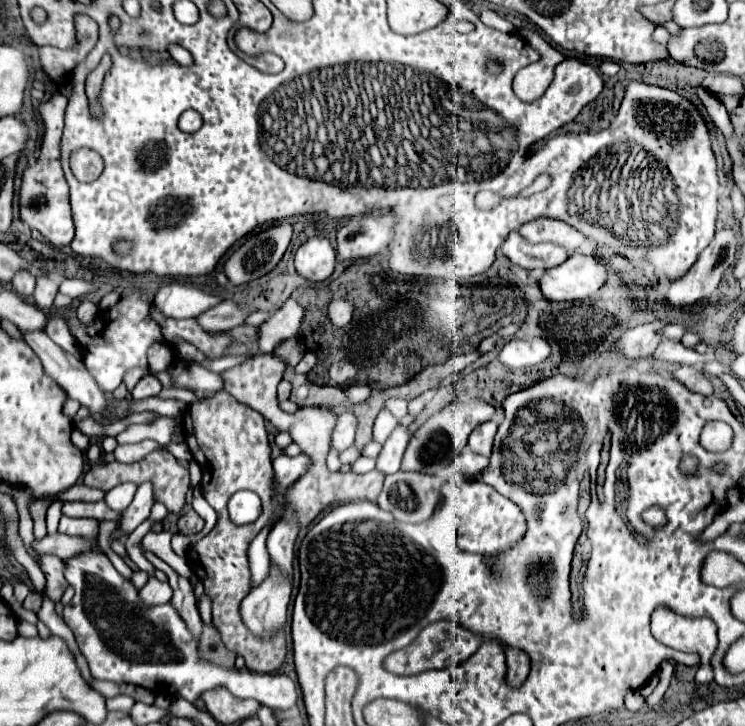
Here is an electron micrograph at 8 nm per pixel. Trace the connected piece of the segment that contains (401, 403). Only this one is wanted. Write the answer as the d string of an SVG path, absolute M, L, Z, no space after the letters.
M391 399L385 405L397 419L403 419L407 415L407 401L405 399Z

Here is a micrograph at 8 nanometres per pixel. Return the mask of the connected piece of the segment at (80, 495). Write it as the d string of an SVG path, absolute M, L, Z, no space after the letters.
M73 485L71 489L63 491L57 499L61 499L61 501L99 501L103 497L105 497L105 491L89 489L85 485Z

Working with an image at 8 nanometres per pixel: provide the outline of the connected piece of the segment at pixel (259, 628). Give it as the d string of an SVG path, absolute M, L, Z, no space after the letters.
M271 561L271 569L265 581L253 587L241 603L245 625L259 637L271 637L275 629L285 625L289 595L291 581L287 581L287 577L283 577L283 573L279 573Z

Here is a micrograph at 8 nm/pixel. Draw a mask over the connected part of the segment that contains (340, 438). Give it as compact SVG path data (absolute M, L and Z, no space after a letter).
M353 413L339 415L337 427L335 427L333 437L331 437L331 445L337 451L345 451L355 441L355 431L357 431L357 417Z

